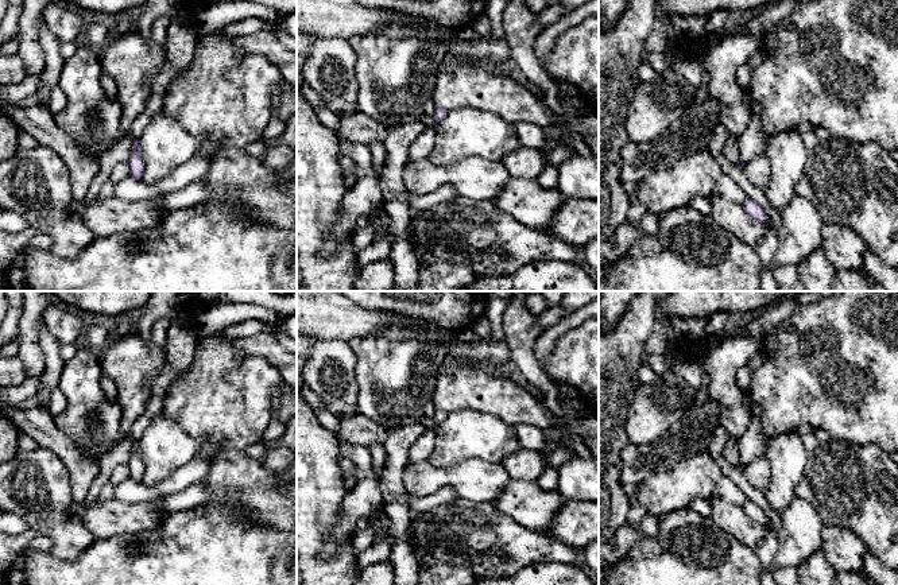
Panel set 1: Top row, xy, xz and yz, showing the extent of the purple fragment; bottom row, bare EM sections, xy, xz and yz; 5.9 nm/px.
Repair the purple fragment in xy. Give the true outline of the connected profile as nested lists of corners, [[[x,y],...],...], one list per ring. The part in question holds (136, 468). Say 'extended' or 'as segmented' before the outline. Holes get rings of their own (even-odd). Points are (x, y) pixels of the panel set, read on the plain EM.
as segmented; [[[139,441],[133,442],[132,453],[129,461],[127,462],[129,468],[129,477],[135,481],[143,481],[144,476],[144,464],[142,458],[142,452],[139,446]]]

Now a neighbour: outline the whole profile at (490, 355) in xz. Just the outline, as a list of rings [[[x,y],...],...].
[[[413,326],[411,330],[431,341],[444,345],[446,356],[452,356],[456,363],[480,365],[488,369],[496,369],[498,365],[506,365],[512,361],[511,350],[506,341],[498,342],[461,342],[452,338],[448,330],[431,332],[423,326]]]

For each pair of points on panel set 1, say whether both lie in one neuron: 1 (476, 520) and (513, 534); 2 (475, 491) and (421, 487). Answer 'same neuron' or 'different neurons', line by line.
1: same neuron
2: same neuron

